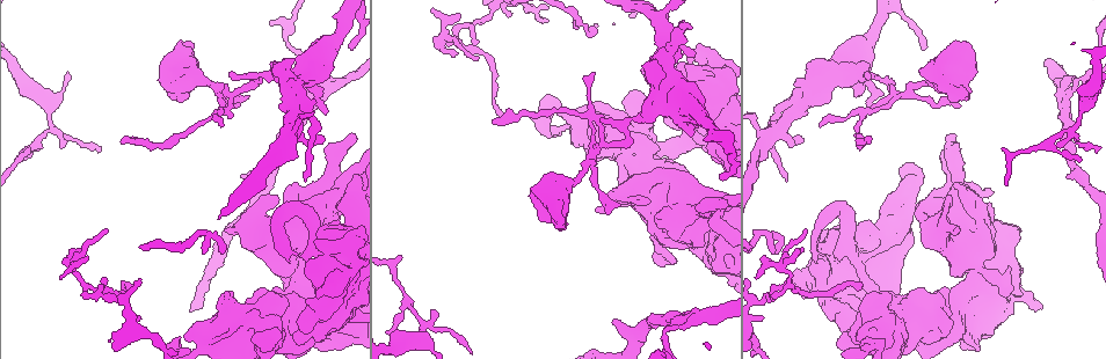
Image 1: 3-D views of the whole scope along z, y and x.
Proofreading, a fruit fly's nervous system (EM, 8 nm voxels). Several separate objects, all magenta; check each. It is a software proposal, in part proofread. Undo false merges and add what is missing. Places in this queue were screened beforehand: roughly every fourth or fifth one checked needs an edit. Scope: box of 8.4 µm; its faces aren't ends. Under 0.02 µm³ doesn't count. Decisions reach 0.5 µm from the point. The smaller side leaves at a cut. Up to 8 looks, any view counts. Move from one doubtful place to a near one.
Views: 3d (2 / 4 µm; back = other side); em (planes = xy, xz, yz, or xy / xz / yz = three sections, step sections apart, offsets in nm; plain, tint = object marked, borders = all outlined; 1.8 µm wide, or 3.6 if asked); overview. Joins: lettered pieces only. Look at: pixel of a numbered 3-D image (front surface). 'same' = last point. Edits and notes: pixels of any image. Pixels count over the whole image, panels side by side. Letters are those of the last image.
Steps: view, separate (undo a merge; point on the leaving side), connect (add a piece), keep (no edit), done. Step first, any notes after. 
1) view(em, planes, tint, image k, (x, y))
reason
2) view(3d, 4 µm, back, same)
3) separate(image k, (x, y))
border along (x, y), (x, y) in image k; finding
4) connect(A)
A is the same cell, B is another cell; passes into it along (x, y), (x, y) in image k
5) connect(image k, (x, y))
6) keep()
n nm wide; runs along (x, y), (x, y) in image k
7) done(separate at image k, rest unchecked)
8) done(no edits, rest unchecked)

view(3d, 2 µm, image 1, (233, 93))
abrupt turn

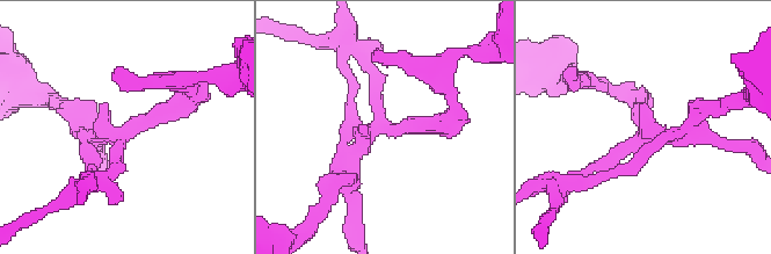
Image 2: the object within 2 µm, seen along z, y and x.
view(em, planes, plain, image 2, (126, 133))

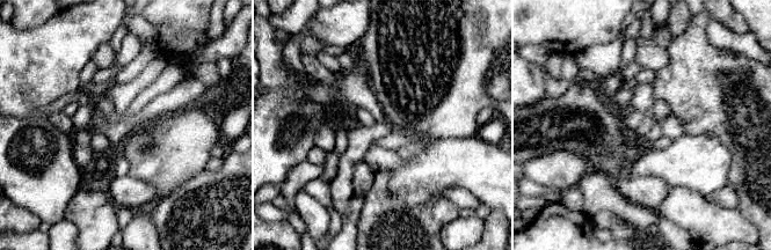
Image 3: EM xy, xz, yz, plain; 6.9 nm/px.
view(em, planes, borders, same)
what lies round it

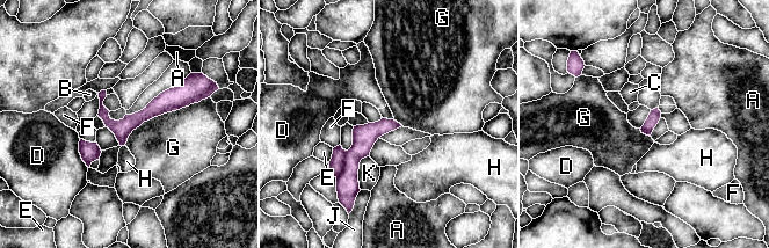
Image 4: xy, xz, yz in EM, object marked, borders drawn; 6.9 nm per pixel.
separate(image 4, (336, 162))
A, B, C, D, E, F, G, H, J and K are other cells; border along (347, 151), (343, 169), (336, 177) in image 4; two neurons meet here

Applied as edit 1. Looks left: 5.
view(overview)
see it whole again

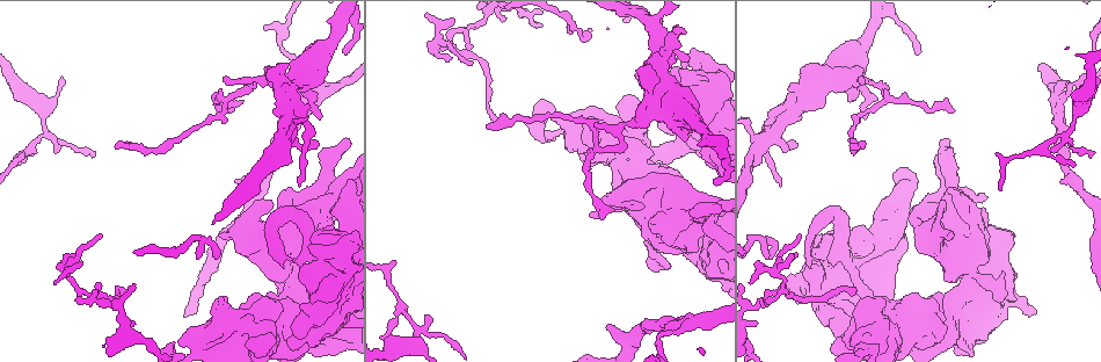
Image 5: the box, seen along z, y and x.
view(em, planes, borders, image 5, (590, 217))
free end

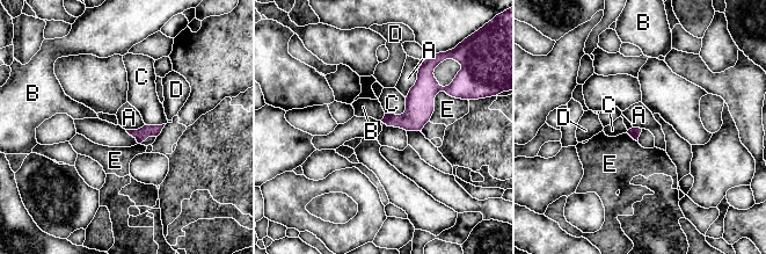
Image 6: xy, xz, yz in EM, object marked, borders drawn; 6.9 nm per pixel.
keep()
A, B, C, D and E are other cells; border along (423, 62), (417, 79), (406, 98) in image 6; no lettered piece goes on from it

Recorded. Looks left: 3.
view(3d, 2 µm, image 5, (610, 327))
an open end

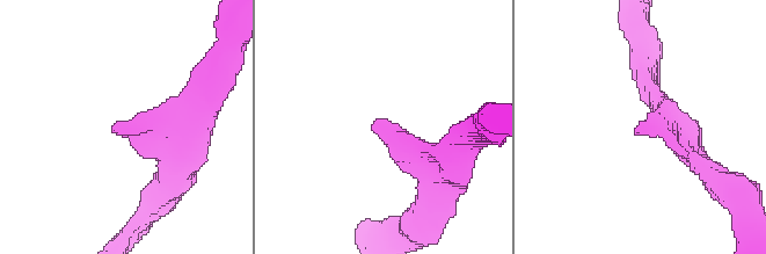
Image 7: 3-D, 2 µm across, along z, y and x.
view(em, xy, step 8, borders, image 7, (122, 137))
now the EM

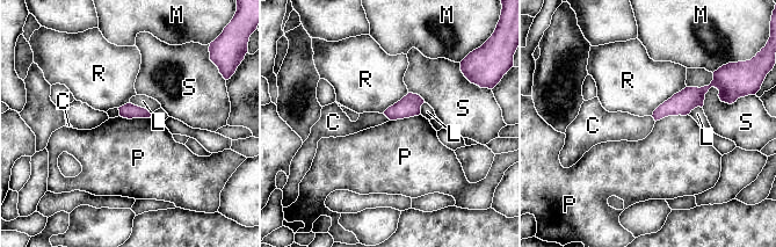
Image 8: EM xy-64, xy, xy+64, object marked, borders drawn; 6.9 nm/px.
view(em, planes, borders, same)
cut it another way

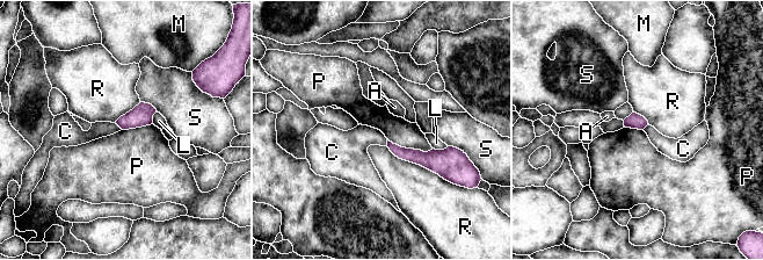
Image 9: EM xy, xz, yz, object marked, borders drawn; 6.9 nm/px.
keep()
A, C, L, M, P, R and S are other cells; border along (387, 138), (406, 147), (433, 149) in image 9; no lettered piece goes on from it

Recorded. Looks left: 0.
done(separate at image 4, rest unchecked)

